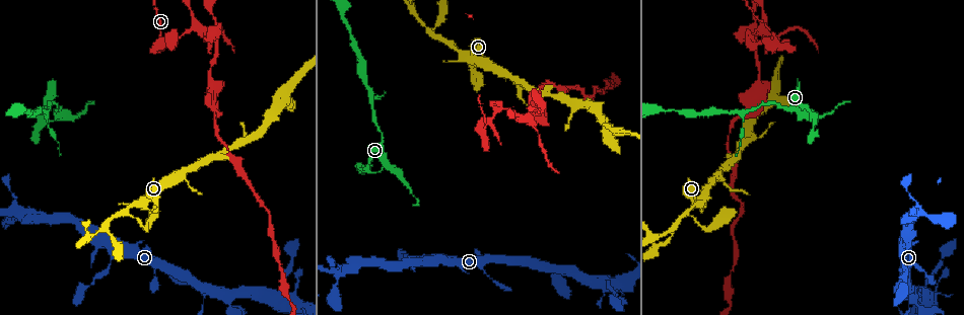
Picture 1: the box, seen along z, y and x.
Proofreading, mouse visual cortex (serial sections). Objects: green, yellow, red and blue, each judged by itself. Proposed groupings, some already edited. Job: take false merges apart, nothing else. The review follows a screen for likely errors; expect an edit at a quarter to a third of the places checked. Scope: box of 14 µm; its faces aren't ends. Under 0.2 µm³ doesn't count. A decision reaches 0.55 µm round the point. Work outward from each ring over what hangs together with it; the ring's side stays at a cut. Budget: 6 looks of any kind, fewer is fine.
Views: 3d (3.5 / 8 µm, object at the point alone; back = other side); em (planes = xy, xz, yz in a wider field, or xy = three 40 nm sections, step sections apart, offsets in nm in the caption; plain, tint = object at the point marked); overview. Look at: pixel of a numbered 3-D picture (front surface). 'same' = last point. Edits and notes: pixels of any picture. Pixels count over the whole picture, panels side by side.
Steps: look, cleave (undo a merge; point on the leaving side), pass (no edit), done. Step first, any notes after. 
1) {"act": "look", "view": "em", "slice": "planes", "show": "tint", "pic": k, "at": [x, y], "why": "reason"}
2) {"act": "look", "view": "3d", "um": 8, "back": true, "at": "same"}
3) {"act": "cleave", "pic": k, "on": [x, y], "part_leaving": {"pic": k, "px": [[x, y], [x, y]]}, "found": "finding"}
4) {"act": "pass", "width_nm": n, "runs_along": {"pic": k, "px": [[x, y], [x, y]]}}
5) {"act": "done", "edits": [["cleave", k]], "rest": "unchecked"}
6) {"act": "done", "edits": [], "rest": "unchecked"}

{"act": "look", "view": "3d", "um": 8, "pic": 1, "at": [113, 256]}

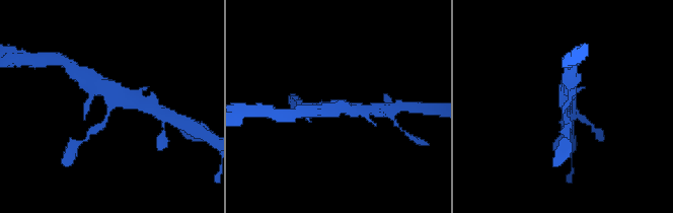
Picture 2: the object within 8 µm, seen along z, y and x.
{"act": "look", "view": "em", "slice": "xy", "step": 5, "show": "tint", "pic": 2, "at": [108, 104], "why": "shape alone is not enough"}

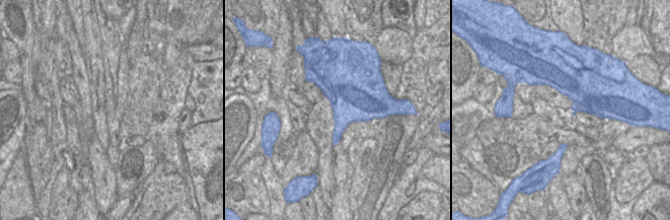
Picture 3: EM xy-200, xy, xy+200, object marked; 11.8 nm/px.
{"act": "pass", "runs_along": {"pic": 2, "px": [[138, 104], [114, 102], [96, 129]]}, "found": "continuous, no second cell"}

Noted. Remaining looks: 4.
{"act": "look", "view": "3d", "um": 3.5, "pic": 1, "at": [687, 211], "why": "abrupt turn"}

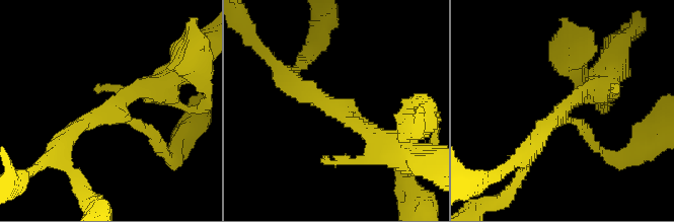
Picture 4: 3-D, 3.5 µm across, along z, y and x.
{"act": "look", "view": "em", "slice": "xy", "step": 3, "show": "tint", "pic": 4, "at": [335, 108], "why": "now the EM"}

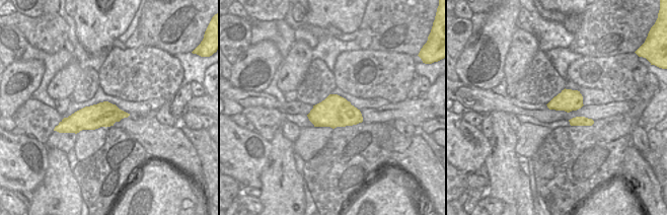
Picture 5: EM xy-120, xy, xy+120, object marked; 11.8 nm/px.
{"act": "look", "view": "em", "slice": "xy", "step": 2, "show": "tint", "at": "same"}

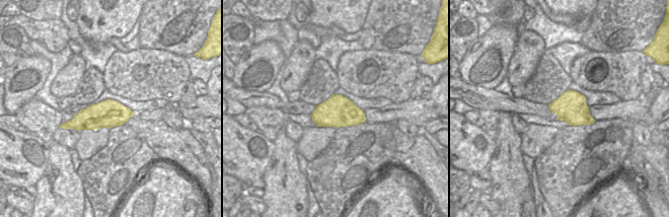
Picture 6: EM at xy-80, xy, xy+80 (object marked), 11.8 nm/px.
{"act": "pass", "arms": 3, "runs_along": {"pic": 4, "px": [[390, 149], [291, 79]]}, "found": "all the same cell"}

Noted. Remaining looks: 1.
{"act": "done", "edits": [], "rest": "unchecked"}

